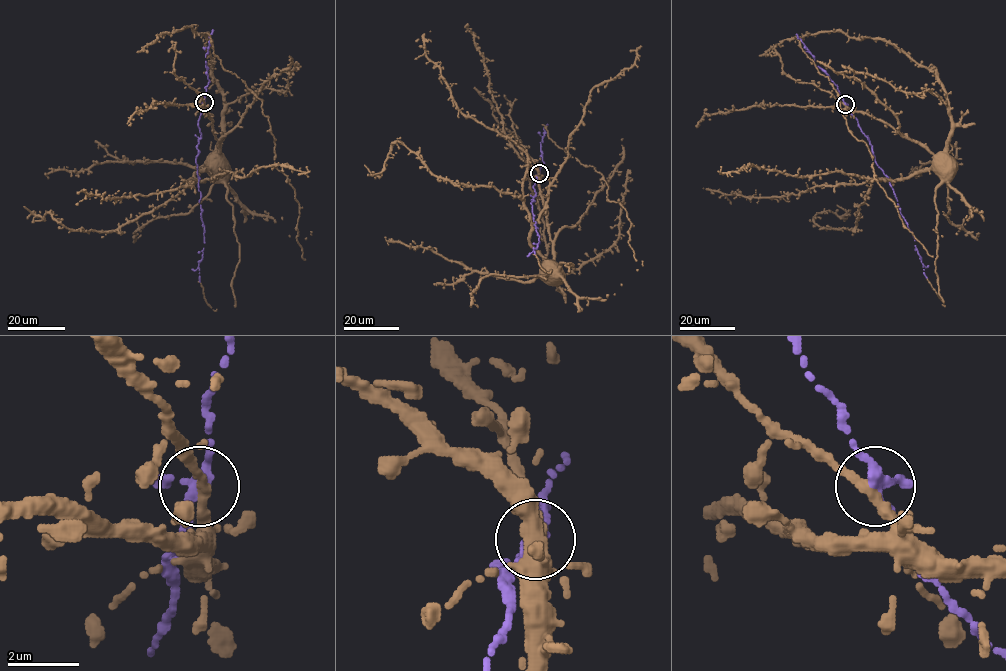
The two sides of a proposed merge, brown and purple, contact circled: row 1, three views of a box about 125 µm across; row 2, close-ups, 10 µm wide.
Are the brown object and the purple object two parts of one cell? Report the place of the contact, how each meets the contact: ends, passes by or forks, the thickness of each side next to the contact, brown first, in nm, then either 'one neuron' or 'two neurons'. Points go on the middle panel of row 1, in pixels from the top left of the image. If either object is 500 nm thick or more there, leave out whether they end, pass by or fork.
place (539, 173); brown passes by; purple forks; calibres 280 and 280 nm; one neuron

